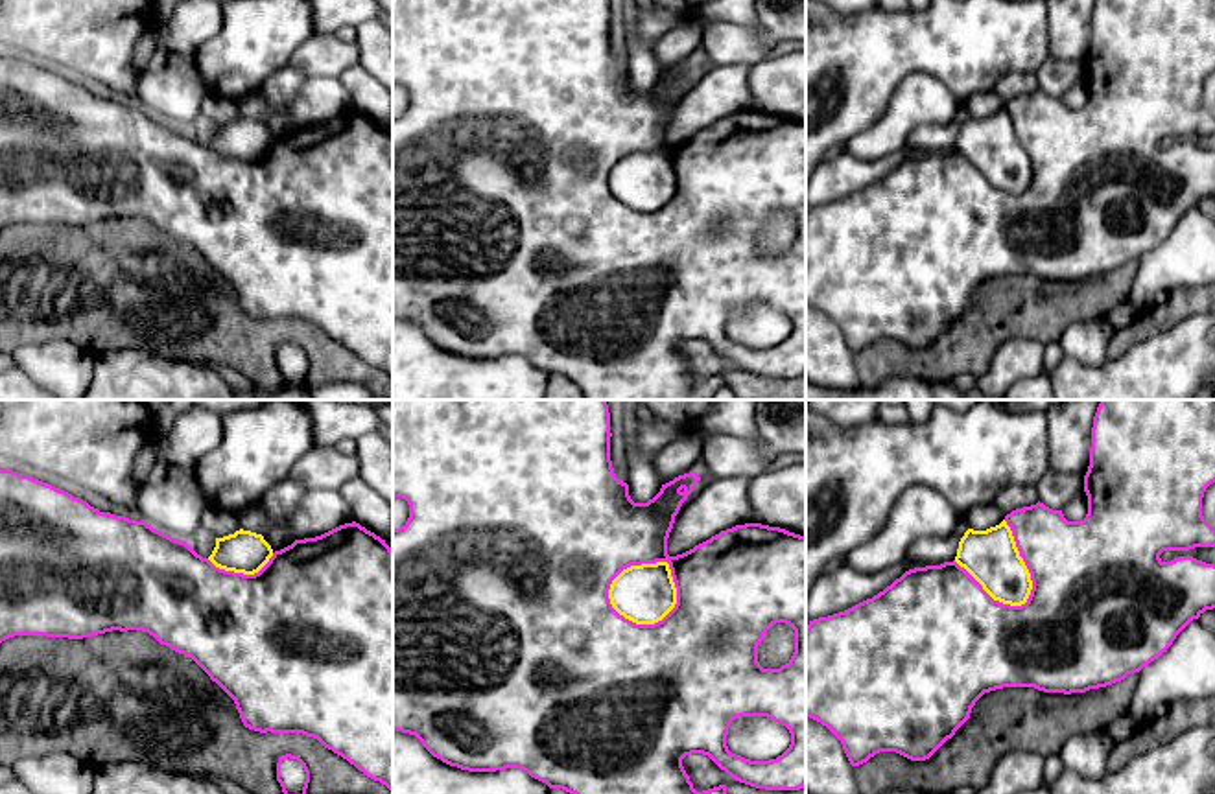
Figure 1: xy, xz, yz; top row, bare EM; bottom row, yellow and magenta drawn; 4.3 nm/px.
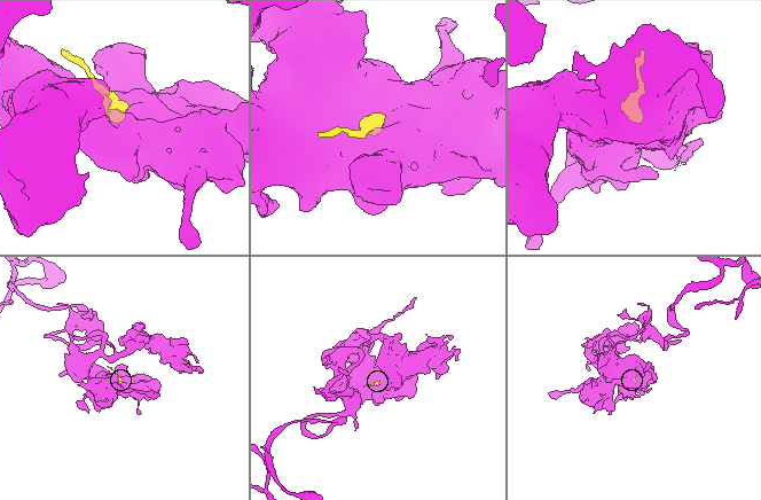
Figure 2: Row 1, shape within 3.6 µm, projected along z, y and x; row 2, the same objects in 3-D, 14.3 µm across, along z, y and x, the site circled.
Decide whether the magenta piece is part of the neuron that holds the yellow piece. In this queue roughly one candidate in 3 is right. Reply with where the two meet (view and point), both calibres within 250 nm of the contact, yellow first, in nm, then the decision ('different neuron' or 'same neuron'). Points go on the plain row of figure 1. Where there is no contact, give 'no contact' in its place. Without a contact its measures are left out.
contact xz (627, 155); calibres 260 and 480 nm; different neuron

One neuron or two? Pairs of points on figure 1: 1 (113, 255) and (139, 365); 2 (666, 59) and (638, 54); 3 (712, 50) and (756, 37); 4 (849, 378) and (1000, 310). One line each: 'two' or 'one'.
1: two
2: two
3: one
4: two

